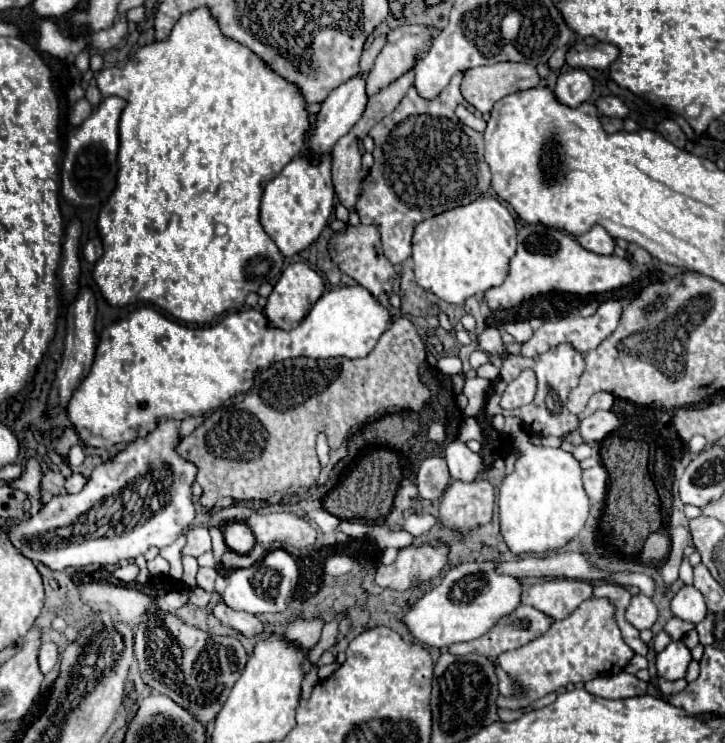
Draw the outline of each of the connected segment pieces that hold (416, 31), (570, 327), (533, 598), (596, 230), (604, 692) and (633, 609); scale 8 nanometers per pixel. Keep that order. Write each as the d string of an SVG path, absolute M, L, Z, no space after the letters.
M398 26L386 34L386 44L374 60L366 78L366 94L374 96L390 82L408 72L416 60L428 52L434 28L430 26Z
M606 300L604 304L600 304L598 312L596 312L594 316L590 316L590 318L582 318L582 316L570 314L570 316L558 318L556 322L544 322L544 324L534 332L534 336L532 336L526 344L522 344L522 356L536 358L536 356L544 354L546 350L556 348L558 344L570 344L570 346L574 346L574 348L576 348L578 352L582 352L582 354L584 354L584 352L590 352L590 350L594 350L602 340L606 340L606 338L614 332L614 328L616 328L618 322L620 322L620 312L622 312L620 302L616 302L616 300Z
M548 580L522 590L522 602L538 608L552 620L564 620L592 594L592 584L582 580Z
M594 226L586 234L578 236L578 242L580 242L582 248L586 248L594 254L602 254L602 256L612 254L614 248L616 248L616 242L610 238L610 234L602 226Z
M620 672L610 678L596 678L594 682L586 682L584 688L600 698L628 698L628 696L640 696L646 694L648 684L638 680L634 674Z
M644 594L632 596L632 600L630 600L628 608L626 608L626 620L634 628L638 628L638 630L652 628L656 618L658 618L658 610L656 610L654 602L648 596L644 596Z

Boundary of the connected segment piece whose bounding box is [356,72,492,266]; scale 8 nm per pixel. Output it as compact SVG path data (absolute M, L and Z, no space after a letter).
M458 72L448 88L434 100L422 100L414 88L406 92L406 96L400 100L396 110L382 118L372 130L370 136L376 144L374 148L374 166L370 168L368 176L362 180L362 192L356 202L356 212L360 216L362 224L378 224L382 234L382 246L386 258L400 266L410 258L410 238L416 228L416 224L438 216L446 210L452 210L456 206L464 206L480 198L490 188L490 168L484 160L484 138L480 132L468 128L466 124L460 124L454 110L458 104L464 102L460 94L460 82L464 72Z

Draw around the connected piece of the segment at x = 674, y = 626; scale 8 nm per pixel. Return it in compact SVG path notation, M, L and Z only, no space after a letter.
M670 618L668 620L668 624L664 626L664 632L672 638L672 640L682 640L682 636L686 634L686 632L690 632L694 628L694 624L690 624L690 622L682 622L680 618Z

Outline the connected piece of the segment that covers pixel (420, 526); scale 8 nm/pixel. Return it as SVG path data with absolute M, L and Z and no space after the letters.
M408 514L404 520L404 528L412 536L420 536L434 526L434 518L430 514Z

